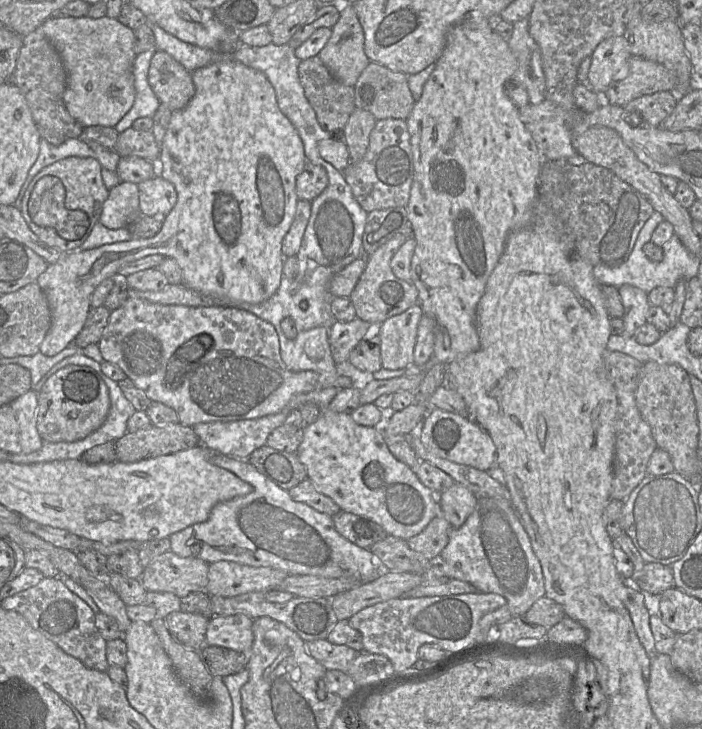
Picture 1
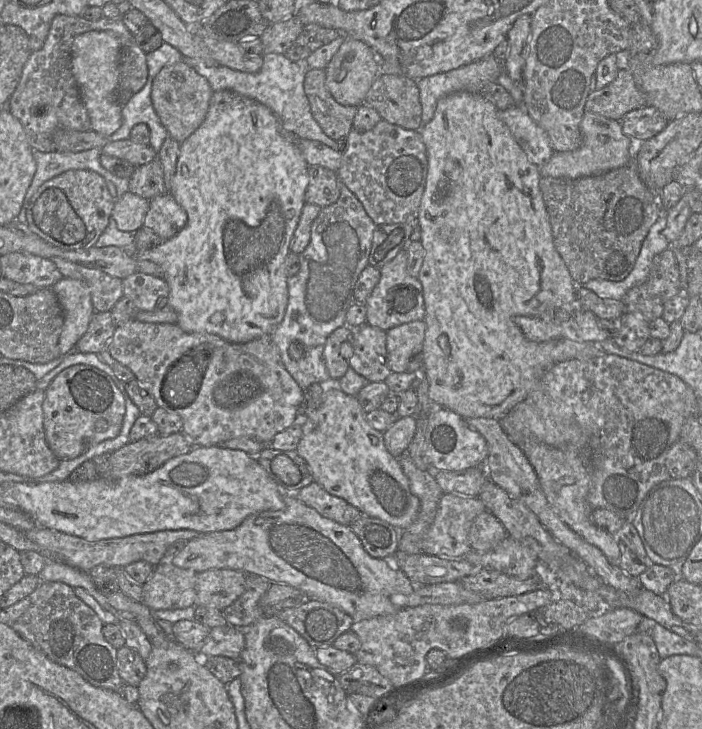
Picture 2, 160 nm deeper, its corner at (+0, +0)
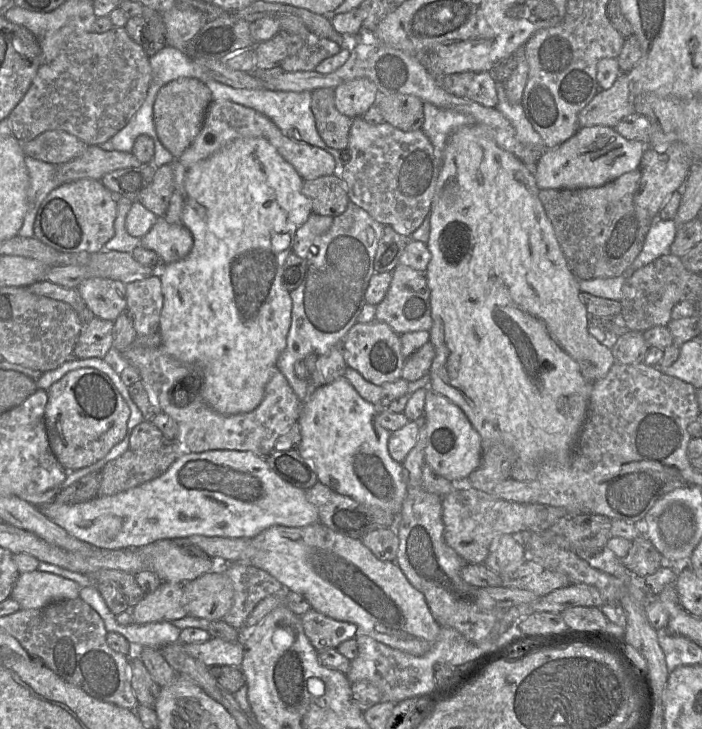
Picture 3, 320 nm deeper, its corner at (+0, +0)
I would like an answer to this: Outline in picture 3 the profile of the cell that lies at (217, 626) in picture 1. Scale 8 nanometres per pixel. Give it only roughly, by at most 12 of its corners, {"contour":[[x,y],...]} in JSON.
{"contour":[[210,638],[184,644],[185,652],[206,666],[240,668],[240,642]]}

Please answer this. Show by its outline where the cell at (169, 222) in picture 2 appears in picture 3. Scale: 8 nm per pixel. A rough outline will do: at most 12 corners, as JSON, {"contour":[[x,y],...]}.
{"contour":[[161,216],[141,238],[161,266],[185,258],[193,237]]}

